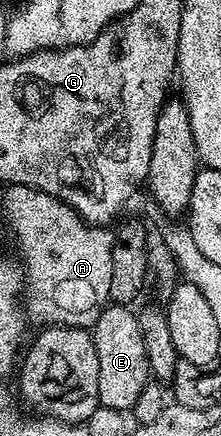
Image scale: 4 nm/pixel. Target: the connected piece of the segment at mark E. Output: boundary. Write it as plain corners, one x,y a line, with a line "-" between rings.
110,303
102,308
91,331
95,342
95,354
99,354
97,399
100,407
114,408
128,413
135,406
135,398
139,398
143,386
150,383
151,380
143,334
139,334
137,312
132,307

